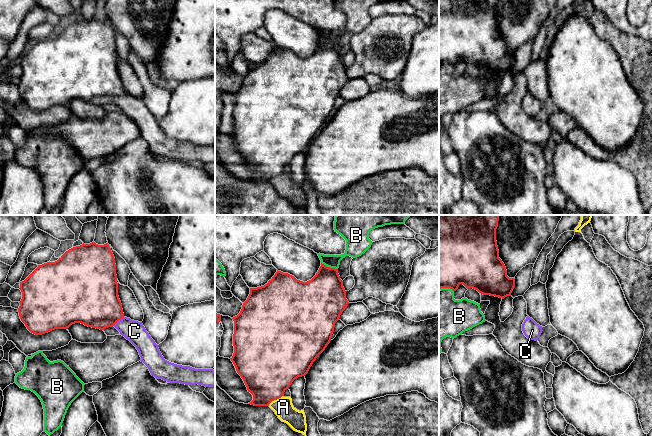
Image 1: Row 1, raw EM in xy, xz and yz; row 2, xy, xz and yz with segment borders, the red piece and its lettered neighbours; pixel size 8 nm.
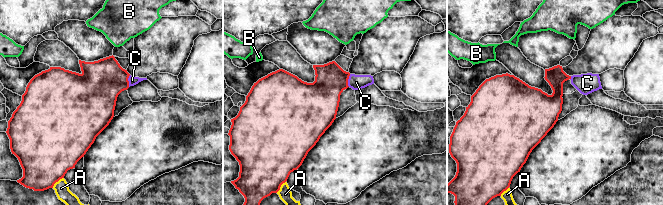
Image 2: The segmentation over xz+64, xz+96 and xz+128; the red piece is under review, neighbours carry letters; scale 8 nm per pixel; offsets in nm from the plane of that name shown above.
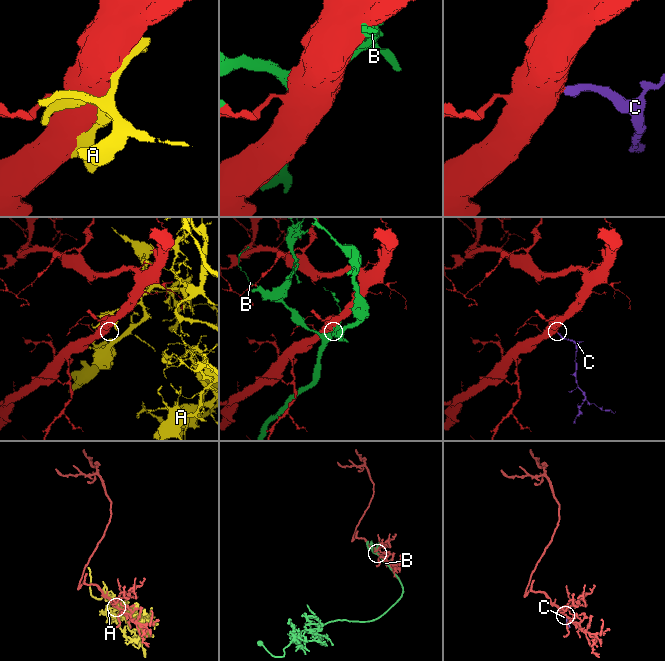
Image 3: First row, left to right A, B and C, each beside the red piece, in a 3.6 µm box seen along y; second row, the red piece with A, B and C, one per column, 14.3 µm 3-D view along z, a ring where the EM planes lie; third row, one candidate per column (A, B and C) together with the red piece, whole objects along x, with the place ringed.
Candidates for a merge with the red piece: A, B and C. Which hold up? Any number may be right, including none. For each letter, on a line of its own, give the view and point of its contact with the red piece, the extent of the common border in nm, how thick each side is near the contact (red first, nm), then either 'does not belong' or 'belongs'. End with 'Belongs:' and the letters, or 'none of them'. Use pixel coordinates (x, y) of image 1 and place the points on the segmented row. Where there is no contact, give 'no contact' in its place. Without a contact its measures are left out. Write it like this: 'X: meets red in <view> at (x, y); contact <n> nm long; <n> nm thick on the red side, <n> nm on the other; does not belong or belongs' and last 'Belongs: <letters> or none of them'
A: meets red in xz at (275, 399); contact 150 nm long; 440 nm thick on the red side, 160 nm on the other; does not belong
B: meets red in xz at (329, 267); contact 150 nm long; 360 nm thick on the red side, 140 nm on the other; does not belong
C: meets red in xy at (118, 320); contact 120 nm long; 400 nm thick on the red side, 170 nm on the other; belongs
Belongs: C

